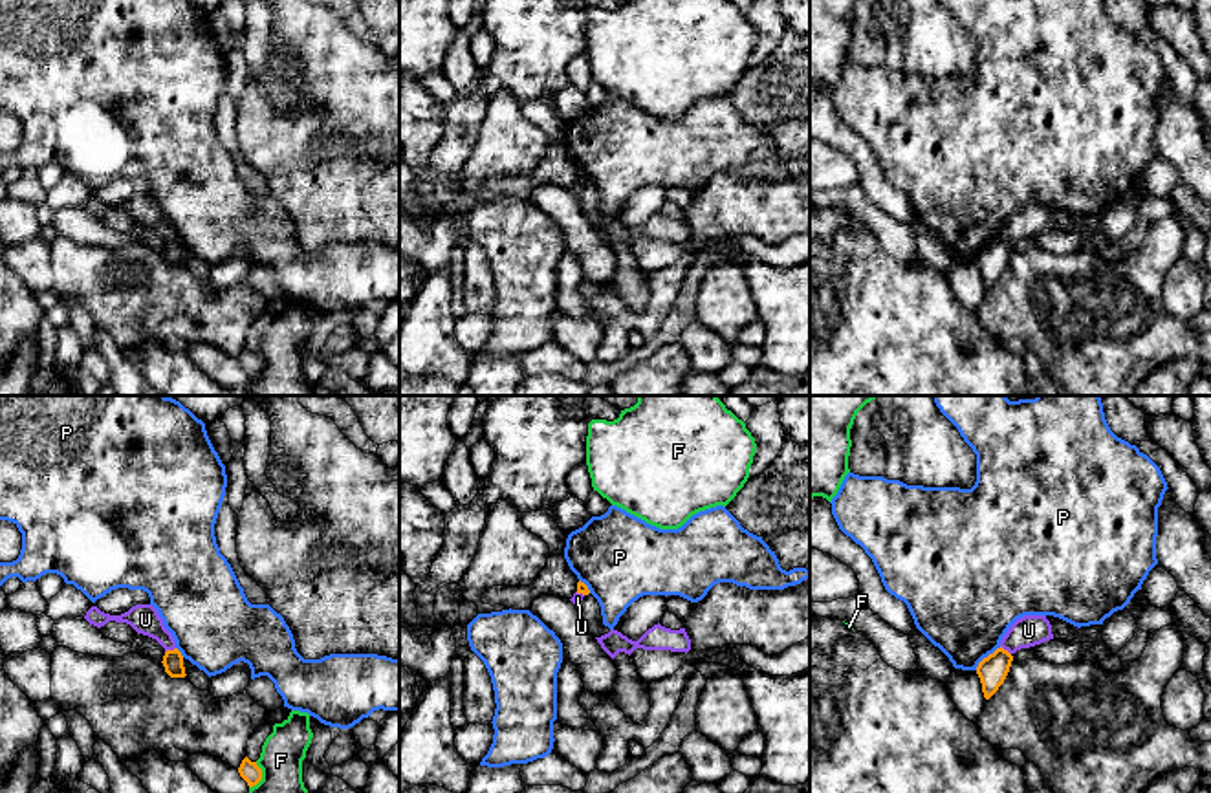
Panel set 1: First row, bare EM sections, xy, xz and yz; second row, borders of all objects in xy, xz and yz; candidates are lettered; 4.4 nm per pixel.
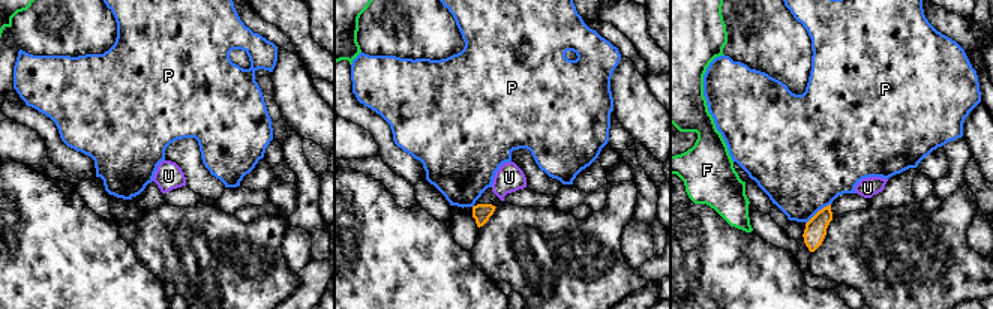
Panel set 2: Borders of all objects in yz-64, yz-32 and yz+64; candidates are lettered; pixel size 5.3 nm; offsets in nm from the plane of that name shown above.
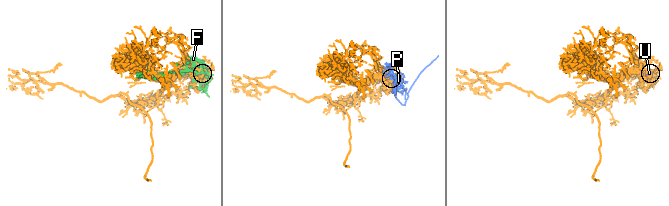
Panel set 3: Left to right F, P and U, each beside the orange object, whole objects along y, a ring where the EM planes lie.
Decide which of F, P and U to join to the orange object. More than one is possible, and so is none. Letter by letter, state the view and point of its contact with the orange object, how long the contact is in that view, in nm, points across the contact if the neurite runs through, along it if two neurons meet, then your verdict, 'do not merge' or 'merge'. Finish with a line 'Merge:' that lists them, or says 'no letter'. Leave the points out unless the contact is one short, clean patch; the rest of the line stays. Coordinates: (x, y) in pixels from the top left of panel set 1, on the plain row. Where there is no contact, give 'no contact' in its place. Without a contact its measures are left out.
F: meets orange in xy at (261, 367); contact 120 nm long; do not merge
P: meets orange in yz at (988, 246); contact 160 nm long; do not merge
U: meets orange in xy at (169, 240); contact 50 nm long; border along xy (174, 237), (165, 242); do not merge
Merge: no letter

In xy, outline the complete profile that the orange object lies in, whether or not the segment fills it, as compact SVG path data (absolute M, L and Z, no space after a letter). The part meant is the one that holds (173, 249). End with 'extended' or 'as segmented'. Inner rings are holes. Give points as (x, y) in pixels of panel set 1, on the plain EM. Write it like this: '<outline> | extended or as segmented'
M178 238L167 240L161 253L165 256L165 262L170 267L185 267L187 266L185 256L183 256L183 245Z | as segmented

